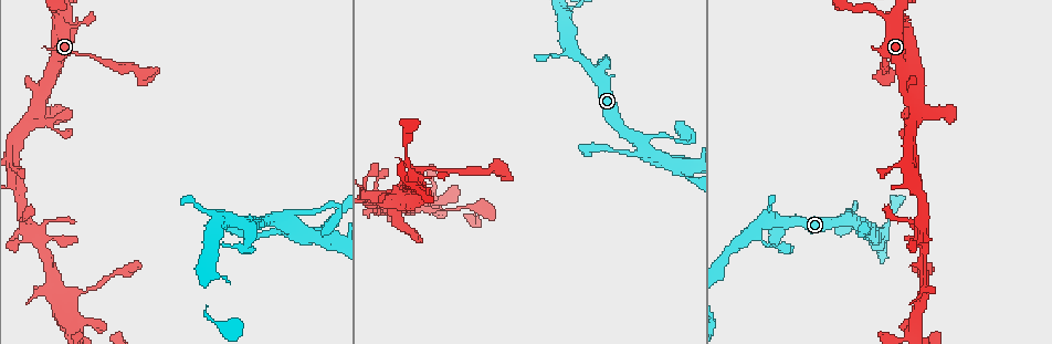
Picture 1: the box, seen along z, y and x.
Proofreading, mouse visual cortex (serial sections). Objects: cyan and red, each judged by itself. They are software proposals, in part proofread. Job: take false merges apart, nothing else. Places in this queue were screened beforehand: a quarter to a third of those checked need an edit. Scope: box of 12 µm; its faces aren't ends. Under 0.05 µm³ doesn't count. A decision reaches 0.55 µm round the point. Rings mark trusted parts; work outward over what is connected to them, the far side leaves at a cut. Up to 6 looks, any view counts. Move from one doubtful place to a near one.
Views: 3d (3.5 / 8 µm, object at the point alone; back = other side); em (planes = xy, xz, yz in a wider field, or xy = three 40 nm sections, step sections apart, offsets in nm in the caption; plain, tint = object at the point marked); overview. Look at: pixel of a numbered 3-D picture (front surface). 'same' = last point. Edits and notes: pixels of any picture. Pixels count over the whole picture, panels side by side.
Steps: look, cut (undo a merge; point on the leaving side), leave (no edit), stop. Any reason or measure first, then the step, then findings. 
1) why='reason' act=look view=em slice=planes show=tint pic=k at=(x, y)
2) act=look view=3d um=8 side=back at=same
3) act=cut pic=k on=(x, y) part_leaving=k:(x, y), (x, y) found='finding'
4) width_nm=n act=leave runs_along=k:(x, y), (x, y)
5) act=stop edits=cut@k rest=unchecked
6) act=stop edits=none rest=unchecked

why='a fork' act=look view=3d um=3.5 pic=1 at=(922, 230)

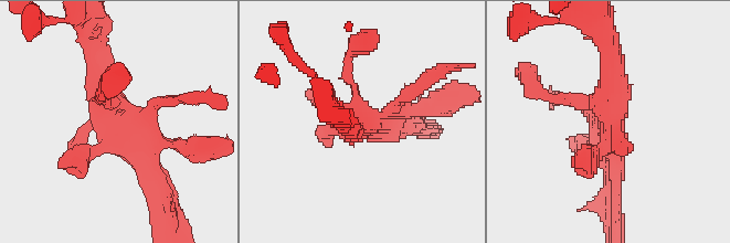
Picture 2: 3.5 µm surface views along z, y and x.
act=look view=em slice=planes show=tint pic=2 at=(113, 121)

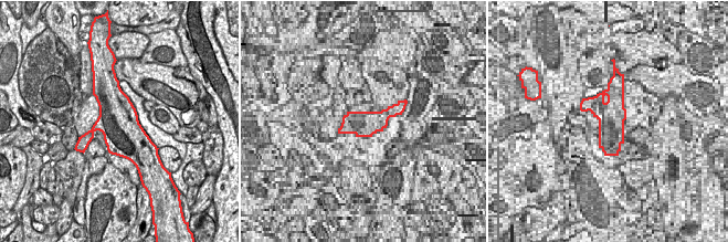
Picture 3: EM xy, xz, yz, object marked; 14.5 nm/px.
width_nm=600 act=leave runs_along=2:(101, 52), (107, 116), (162, 185) found='all the same cell'

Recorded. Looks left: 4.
why='three arms meet' act=look view=3d um=3.5 pic=1 at=(415, 209)

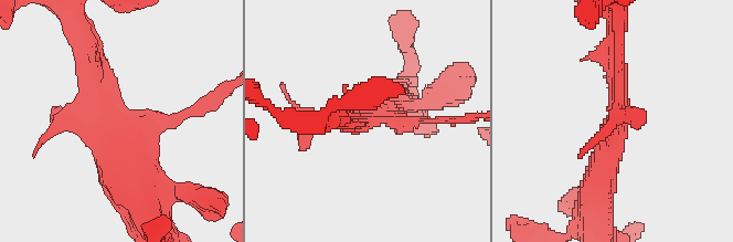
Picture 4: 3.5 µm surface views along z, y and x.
act=look view=em slice=planes show=tint pic=4 at=(361, 125)

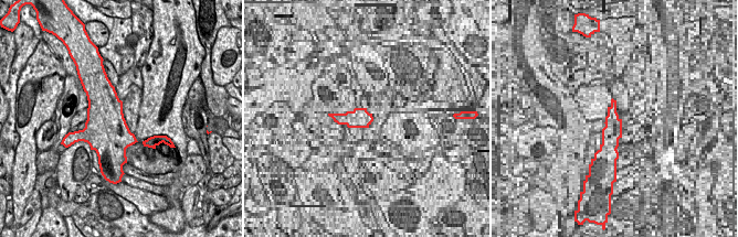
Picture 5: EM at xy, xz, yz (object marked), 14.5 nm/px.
act=leave runs_along=4:(91, 41), (118, 177) found='continuous, no second cell'

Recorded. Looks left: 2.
act=stop edits=none rest=unchecked

